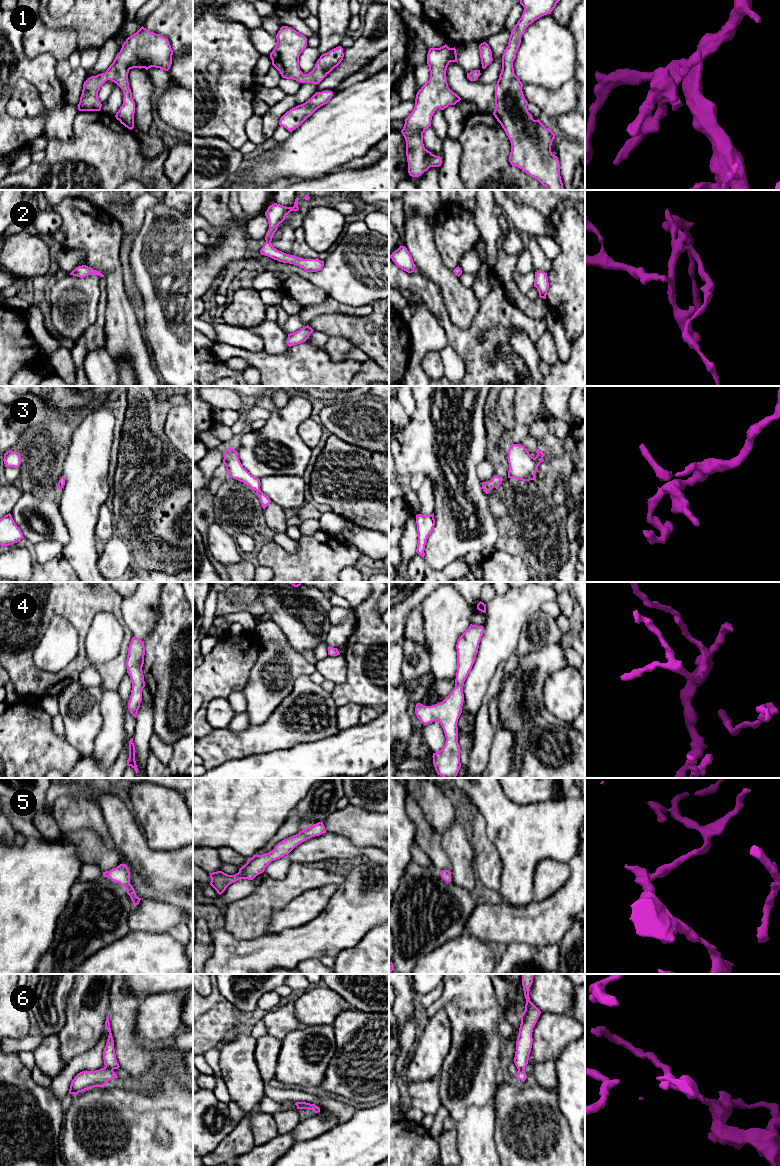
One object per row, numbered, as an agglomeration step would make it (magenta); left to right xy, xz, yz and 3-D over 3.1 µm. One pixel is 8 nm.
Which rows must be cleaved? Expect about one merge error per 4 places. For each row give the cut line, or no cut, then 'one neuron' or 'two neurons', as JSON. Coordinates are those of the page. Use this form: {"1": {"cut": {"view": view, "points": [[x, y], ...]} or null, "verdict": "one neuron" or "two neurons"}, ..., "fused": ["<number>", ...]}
{"1": {"cut": null, "verdict": "one neuron"}, "2": {"cut": null, "verdict": "one neuron"}, "3": {"cut": null, "verdict": "one neuron"}, "4": {"cut": null, "verdict": "one neuron"}, "5": {"cut": null, "verdict": "one neuron"}, "6": {"cut": {"view": "xy", "points": [[105, 1066], [112, 1070]]}, "verdict": "two neurons"}, "fused": ["6"]}

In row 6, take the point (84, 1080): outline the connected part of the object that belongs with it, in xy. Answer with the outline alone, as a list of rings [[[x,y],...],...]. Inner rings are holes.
[[[106,1067],[95,1071],[82,1071],[71,1082],[69,1094],[78,1094],[93,1087],[103,1087],[109,1080],[118,1078],[112,1069]]]

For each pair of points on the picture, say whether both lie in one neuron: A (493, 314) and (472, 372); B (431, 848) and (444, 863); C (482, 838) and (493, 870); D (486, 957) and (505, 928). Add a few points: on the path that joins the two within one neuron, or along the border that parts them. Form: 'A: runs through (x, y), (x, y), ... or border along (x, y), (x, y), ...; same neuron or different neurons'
A: runs through (493, 328), (493, 334), (487, 346), (485, 358); same neuron
B: runs through (435, 852), (440, 859); same neuron
C: runs through (482, 846), (487, 862); same neuron
D: border along (466, 932), (487, 943); different neurons

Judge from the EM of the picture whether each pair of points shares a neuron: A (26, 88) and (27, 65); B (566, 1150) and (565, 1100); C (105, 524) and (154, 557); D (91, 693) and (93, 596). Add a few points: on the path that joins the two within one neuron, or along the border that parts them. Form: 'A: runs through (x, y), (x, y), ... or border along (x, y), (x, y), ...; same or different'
A: border along (10, 94), (14, 83), (25, 78), (41, 98); different
B: border along (557, 1096), (557, 1106), (574, 1140); different
C: border along (110, 509), (115, 528); different
D: border along (101, 685), (104, 687); different

